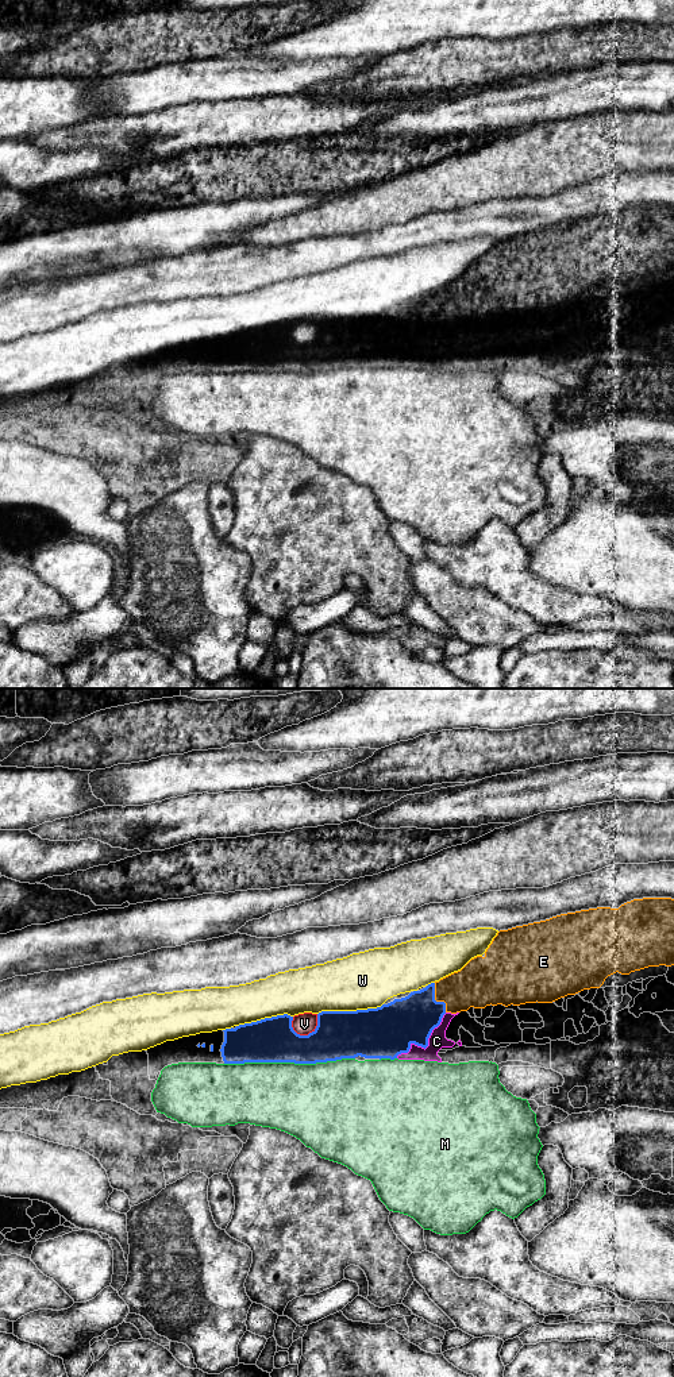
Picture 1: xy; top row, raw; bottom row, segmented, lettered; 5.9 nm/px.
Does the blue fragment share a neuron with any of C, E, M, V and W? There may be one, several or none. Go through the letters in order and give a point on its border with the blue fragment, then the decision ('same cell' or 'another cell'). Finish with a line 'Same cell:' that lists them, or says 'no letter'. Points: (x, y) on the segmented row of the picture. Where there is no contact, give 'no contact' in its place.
C: meets blue in xy at (426, 1046); another cell
E: meets blue in xy at (435, 1001); same cell
M: meets blue in xy at (289, 1061); another cell
V: meets blue in xy at (309, 1033); another cell
W: meets blue in xy at (350, 1011); another cell
Same cell: E

